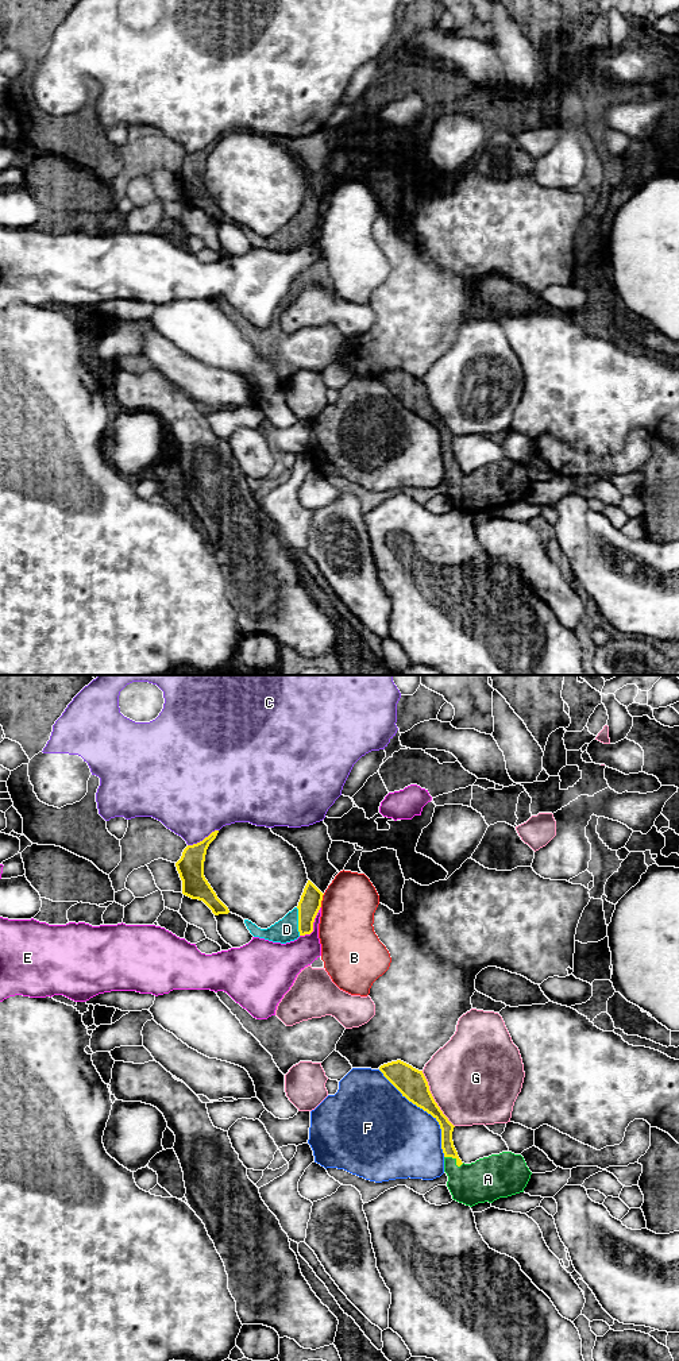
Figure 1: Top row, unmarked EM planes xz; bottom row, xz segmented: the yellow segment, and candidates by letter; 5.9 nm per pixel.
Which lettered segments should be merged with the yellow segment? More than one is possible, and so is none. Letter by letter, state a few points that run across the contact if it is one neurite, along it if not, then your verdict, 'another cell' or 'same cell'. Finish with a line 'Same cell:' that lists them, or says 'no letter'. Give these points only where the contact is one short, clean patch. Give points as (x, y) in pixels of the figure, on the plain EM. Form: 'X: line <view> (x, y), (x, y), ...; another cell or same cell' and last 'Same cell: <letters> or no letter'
A: same cell
B: another cell
C: line xz (218, 138), (188, 154); another cell
D: same cell
E: another cell
F: another cell
G: another cell
Same cell: A, D

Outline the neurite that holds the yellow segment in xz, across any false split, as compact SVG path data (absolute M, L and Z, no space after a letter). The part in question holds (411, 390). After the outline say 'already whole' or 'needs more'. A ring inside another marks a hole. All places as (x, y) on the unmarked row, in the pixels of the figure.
M397 369L379 375L383 385L409 410L431 423L441 437L441 458L444 462L444 481L448 485L447 496L452 508L466 514L493 512L524 501L532 481L521 463L502 460L464 473L454 455L454 433L435 410L428 390L412 374Z; needs more

